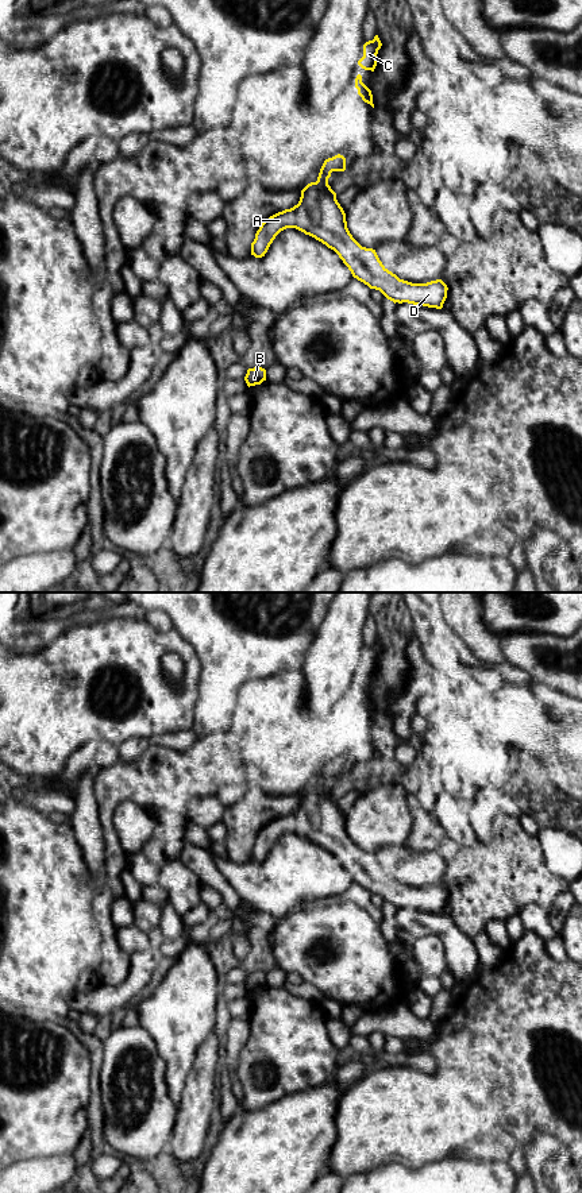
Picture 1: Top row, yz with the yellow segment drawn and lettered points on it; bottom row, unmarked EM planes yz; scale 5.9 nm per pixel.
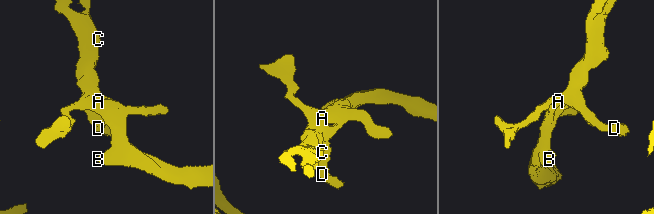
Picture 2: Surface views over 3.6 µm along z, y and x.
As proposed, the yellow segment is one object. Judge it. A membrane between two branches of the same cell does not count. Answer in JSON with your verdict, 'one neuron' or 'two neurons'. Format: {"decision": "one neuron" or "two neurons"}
{"decision": "one neuron"}

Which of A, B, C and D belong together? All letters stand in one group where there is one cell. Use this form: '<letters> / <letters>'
A B C D

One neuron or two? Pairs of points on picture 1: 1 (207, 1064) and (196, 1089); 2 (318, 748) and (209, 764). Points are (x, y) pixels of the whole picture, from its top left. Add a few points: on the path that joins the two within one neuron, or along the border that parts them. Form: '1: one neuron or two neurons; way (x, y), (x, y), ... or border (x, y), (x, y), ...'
1: one neuron; way (203, 1070), (200, 1083)
2: two neurons; border (230, 732), (235, 737), (246, 773)

